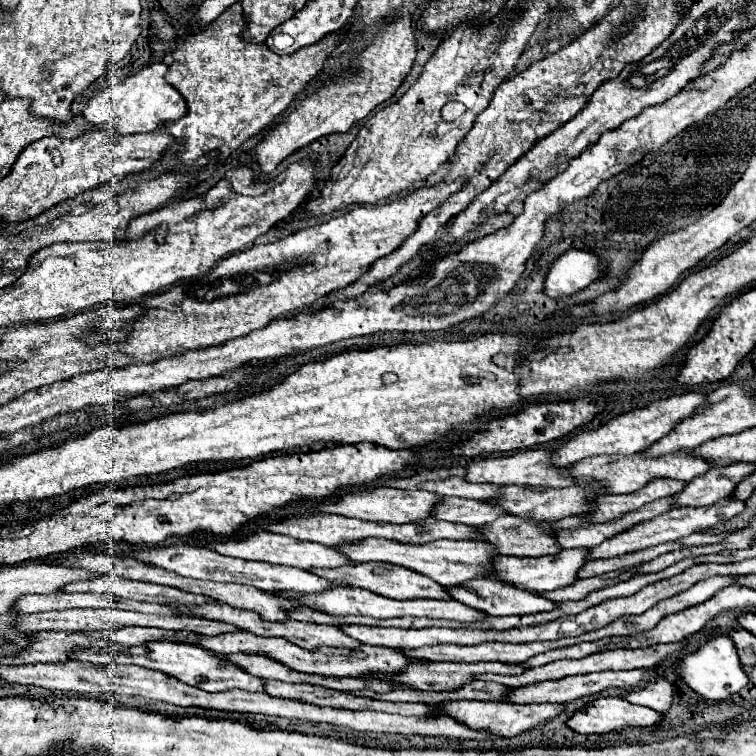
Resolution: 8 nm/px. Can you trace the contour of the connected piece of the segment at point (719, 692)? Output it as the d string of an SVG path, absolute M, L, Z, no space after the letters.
M716 635L714 639L708 639L704 645L700 645L694 653L686 653L676 663L676 675L698 695L710 701L722 701L728 699L732 693L738 693L742 687L748 685L748 677L742 669L742 663L738 659L736 647L728 635Z

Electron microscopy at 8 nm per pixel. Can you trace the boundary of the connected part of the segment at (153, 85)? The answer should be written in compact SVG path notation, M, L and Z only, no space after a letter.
M154 63L146 69L142 69L140 73L128 77L124 83L106 87L100 95L96 95L88 101L88 105L82 111L84 117L98 127L112 123L114 129L122 135L148 133L148 131L156 131L164 123L178 121L180 117L184 117L188 113L188 107L186 107L186 99L180 95L180 91L174 89L164 79L166 71L168 71L166 63Z

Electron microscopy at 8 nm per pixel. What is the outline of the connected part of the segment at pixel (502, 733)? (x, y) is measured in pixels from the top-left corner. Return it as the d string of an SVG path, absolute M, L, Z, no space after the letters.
M448 701L448 703L440 703L438 705L438 713L456 719L458 723L474 729L474 731L486 731L492 737L514 737L520 735L522 731L544 723L552 717L556 717L560 711L564 711L564 705L516 705L516 703L504 703L504 701L492 701L492 703L484 703L484 701Z

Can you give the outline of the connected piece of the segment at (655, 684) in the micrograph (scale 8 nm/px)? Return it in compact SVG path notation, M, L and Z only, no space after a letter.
M652 679L644 687L640 687L640 689L626 691L624 699L634 703L634 705L650 707L650 709L662 713L662 711L670 709L670 703L672 703L672 685L668 681L664 681L664 679Z

